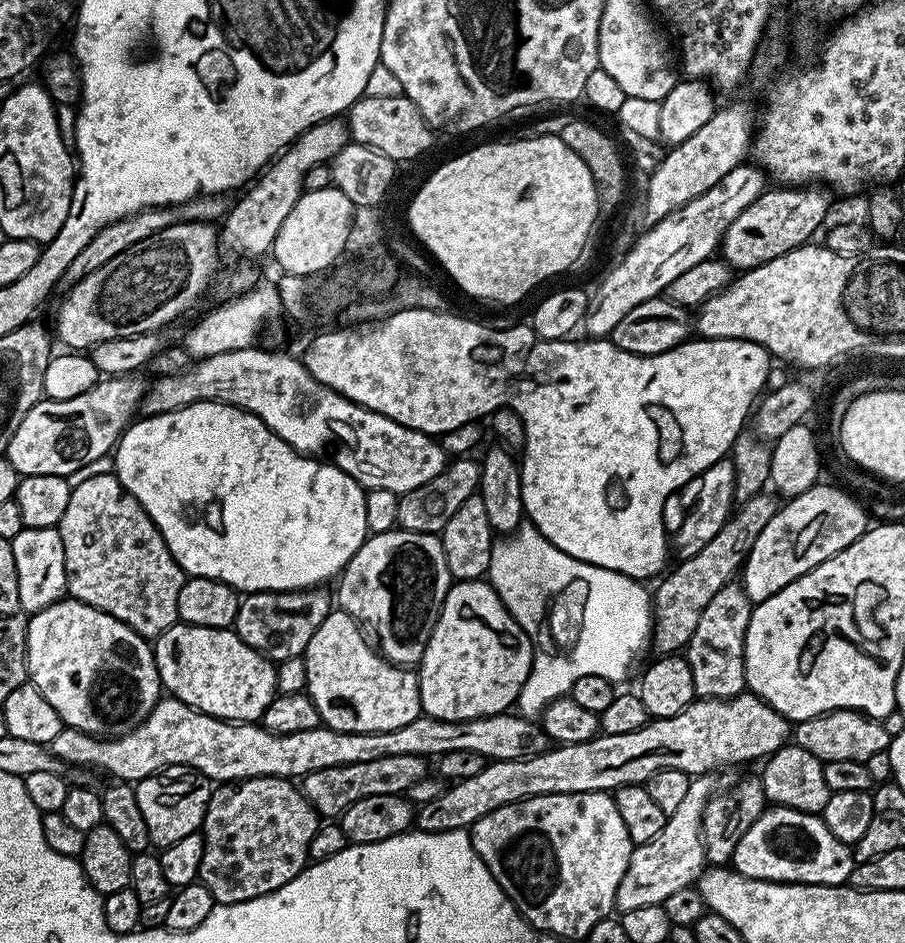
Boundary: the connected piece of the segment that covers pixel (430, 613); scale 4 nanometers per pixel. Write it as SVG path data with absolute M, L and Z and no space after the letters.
M393 530L377 536L369 535L364 545L356 551L354 558L350 558L350 562L340 573L340 589L334 592L334 596L339 607L356 619L357 624L367 629L374 640L376 635L375 643L385 660L401 666L416 666L426 650L426 642L430 642L430 634L438 622L442 602L453 583L439 535L431 532Z

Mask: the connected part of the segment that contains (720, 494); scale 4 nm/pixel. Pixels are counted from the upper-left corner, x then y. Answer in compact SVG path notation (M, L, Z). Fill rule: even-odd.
M725 458L714 462L702 474L698 474L686 486L682 486L664 503L664 527L674 534L674 552L680 560L689 560L728 520L734 510L736 500L736 471L731 459ZM676 532L676 536L675 536Z

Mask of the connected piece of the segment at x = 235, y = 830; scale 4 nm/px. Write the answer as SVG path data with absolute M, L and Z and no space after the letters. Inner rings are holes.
M259 776L258 778L246 778L245 780L221 783L219 786L213 787L212 797L206 806L206 814L204 815L202 825L204 849L202 850L202 866L198 877L199 883L204 884L206 890L210 890L210 894L216 899L217 904L237 904L238 902L246 902L270 894L274 890L286 886L286 882L290 882L309 863L310 838L314 838L314 834L320 829L321 823L321 817L316 815L308 799L304 797L304 793L292 780L283 780L277 776Z

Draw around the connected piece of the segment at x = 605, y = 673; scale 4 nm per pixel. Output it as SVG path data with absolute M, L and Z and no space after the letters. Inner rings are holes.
M530 522L521 523L515 532L505 535L503 538L497 539L492 546L490 554L490 566L486 577L489 584L498 594L498 598L502 598L502 602L506 606L506 610L510 610L510 614L518 622L518 626L522 626L522 630L530 638L532 643L532 669L526 678L526 682L520 691L520 699L518 701L518 712L521 716L536 718L543 713L544 707L550 702L554 702L560 696L569 695L574 686L574 682L578 682L578 678L583 678L586 674L598 674L602 678L613 682L621 682L628 676L628 667L635 662L640 656L640 651L645 647L649 647L652 639L652 630L654 621L652 619L652 596L650 595L643 583L638 580L631 580L626 574L615 572L614 570L606 570L602 566L594 566L582 562L578 558L570 558L570 554L566 554L562 550L558 550L558 546L554 546L549 540L538 531Z

